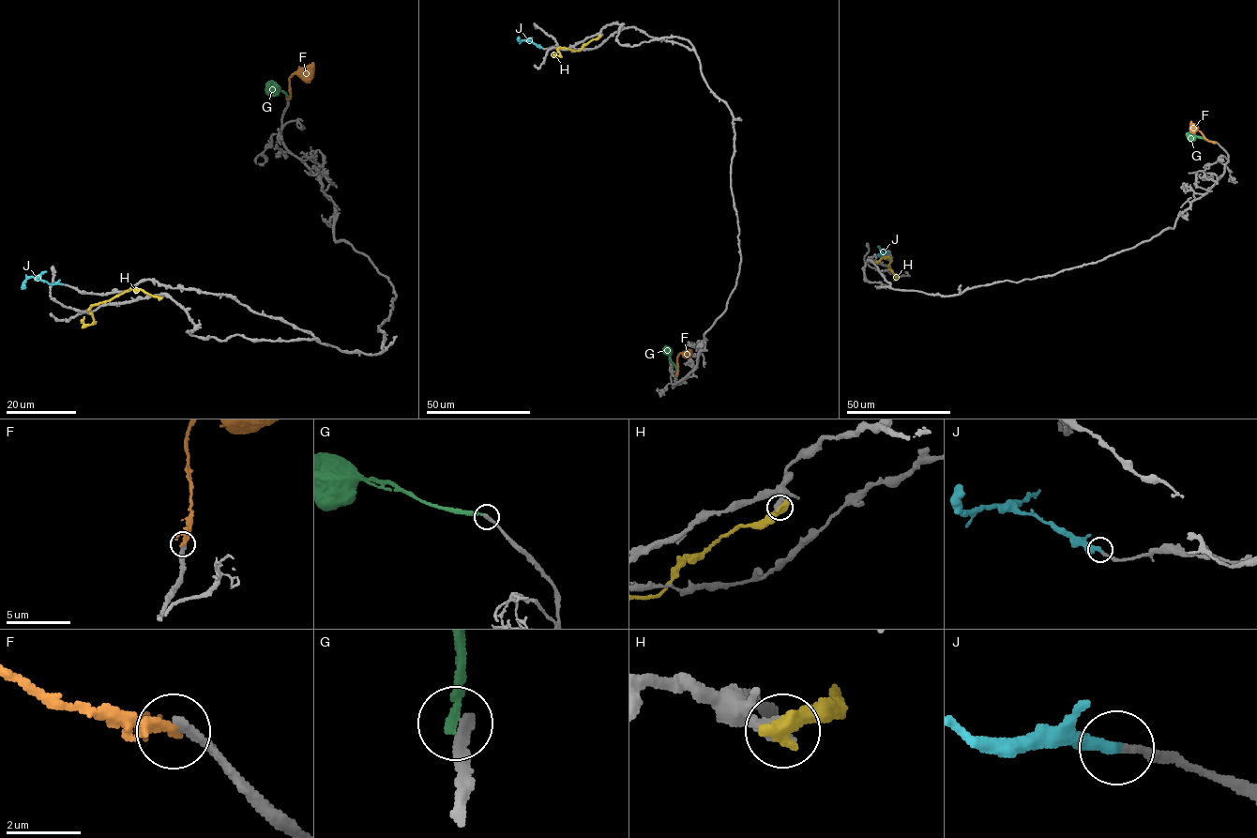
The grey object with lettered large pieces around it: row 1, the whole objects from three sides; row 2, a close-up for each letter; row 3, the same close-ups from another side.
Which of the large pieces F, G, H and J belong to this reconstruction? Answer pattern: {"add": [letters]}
{"add": ["J"]}

